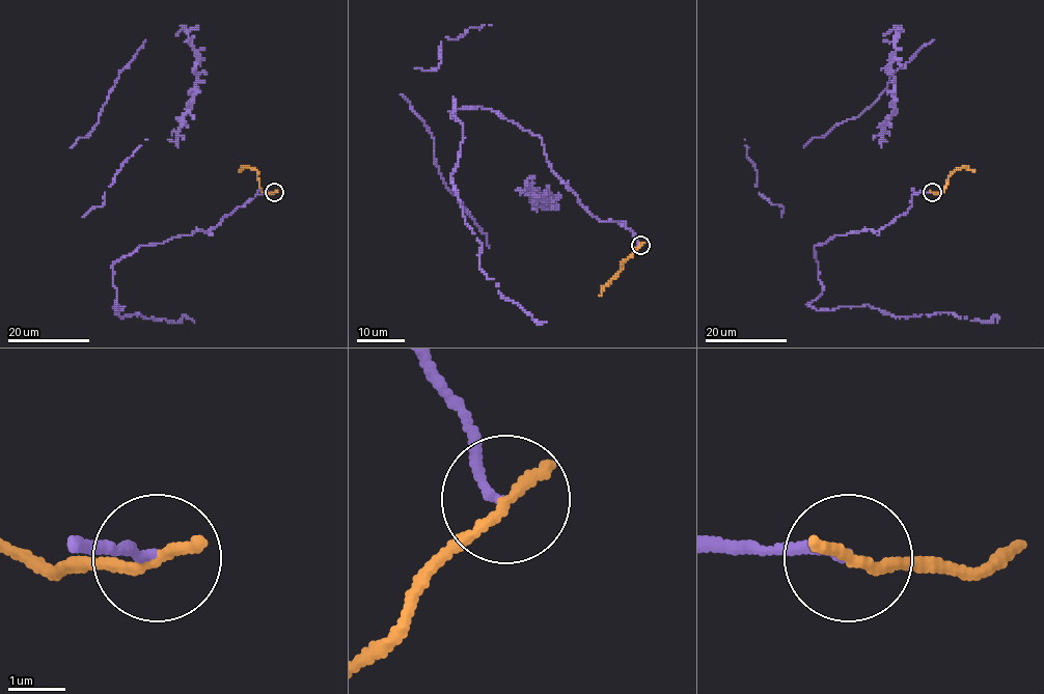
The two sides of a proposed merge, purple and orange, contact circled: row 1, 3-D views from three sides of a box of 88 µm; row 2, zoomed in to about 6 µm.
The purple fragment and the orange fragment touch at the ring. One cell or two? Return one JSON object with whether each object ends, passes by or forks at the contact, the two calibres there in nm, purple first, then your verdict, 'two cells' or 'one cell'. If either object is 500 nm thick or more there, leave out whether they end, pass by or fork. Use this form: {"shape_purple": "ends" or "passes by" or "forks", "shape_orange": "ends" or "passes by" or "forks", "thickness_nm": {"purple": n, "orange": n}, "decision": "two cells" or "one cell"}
{"shape_purple": "ends", "shape_orange": "ends", "thickness_nm": {"purple": 140, "orange": 240}, "decision": "two cells"}

